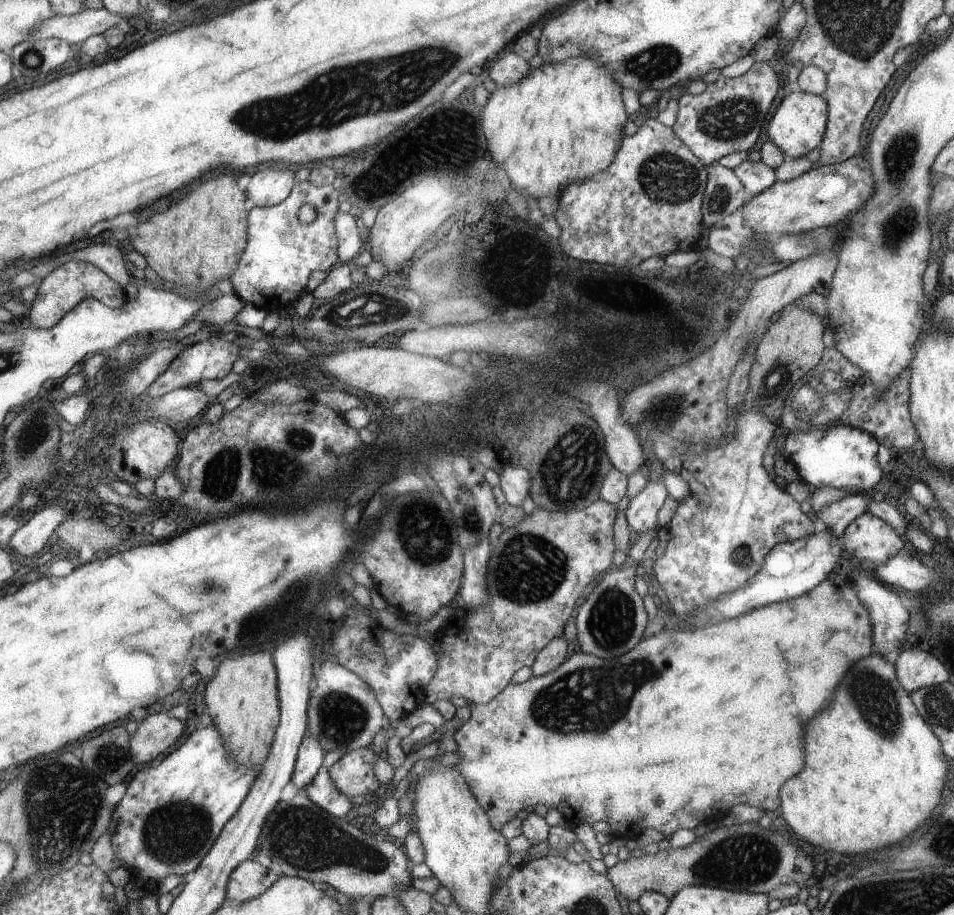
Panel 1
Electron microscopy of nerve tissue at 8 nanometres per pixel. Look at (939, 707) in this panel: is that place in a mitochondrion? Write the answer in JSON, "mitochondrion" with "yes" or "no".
{"mitochondrion":"yes"}

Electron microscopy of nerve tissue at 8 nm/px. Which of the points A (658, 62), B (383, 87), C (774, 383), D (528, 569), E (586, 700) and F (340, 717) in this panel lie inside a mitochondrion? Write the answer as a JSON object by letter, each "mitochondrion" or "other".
{"A":"mitochondrion","B":"mitochondrion","C":"mitochondrion","D":"mitochondrion","E":"mitochondrion","F":"mitochondrion"}

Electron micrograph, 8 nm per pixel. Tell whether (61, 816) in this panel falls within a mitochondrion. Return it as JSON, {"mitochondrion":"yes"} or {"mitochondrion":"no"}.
{"mitochondrion":"yes"}

